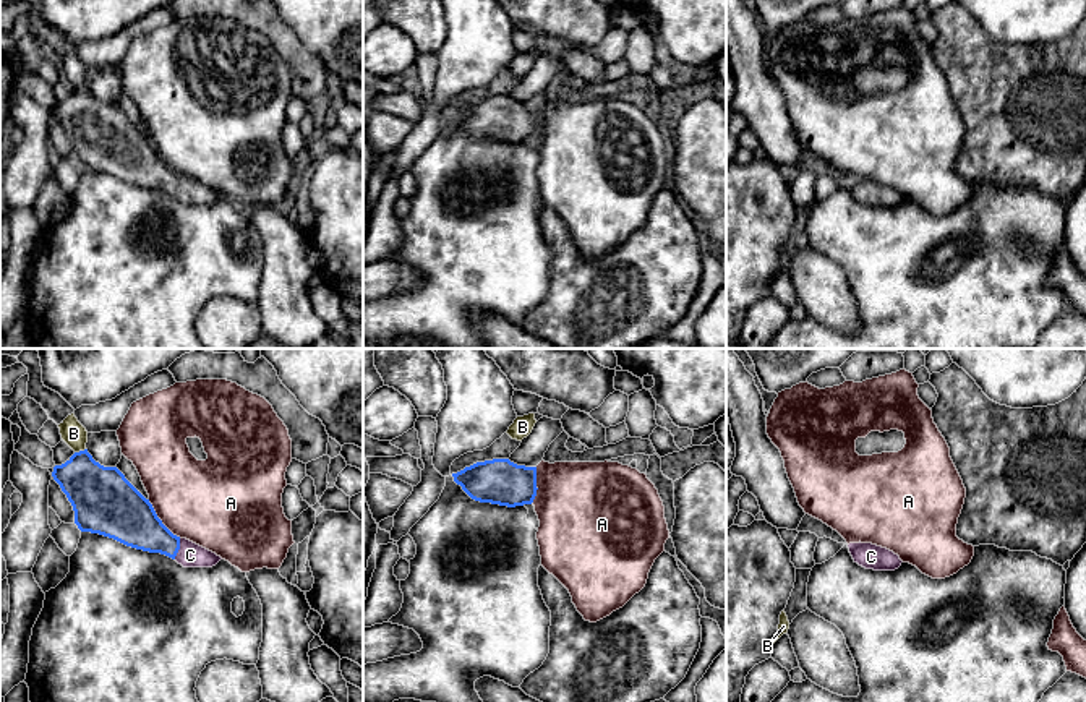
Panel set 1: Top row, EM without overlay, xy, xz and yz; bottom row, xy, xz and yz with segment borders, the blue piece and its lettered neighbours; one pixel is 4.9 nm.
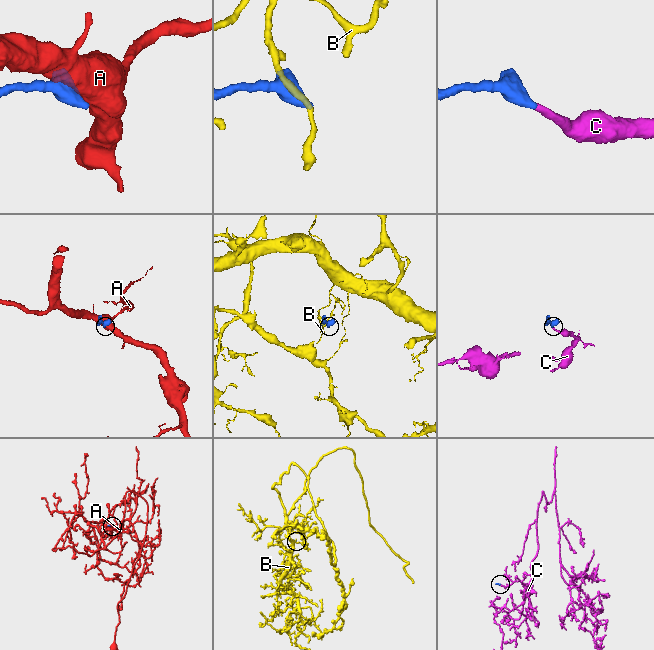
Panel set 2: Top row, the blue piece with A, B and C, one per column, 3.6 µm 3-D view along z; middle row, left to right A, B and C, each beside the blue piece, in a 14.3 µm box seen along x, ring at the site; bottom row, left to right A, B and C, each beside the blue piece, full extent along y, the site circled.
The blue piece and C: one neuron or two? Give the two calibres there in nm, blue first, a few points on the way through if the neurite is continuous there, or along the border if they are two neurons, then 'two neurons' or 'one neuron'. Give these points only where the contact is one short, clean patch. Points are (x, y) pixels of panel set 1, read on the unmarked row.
calibres 220 and 130 nm; way xy (135, 161), (179, 185), (190, 192); one neuron

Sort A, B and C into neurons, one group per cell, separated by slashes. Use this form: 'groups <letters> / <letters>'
groups A / B / C

